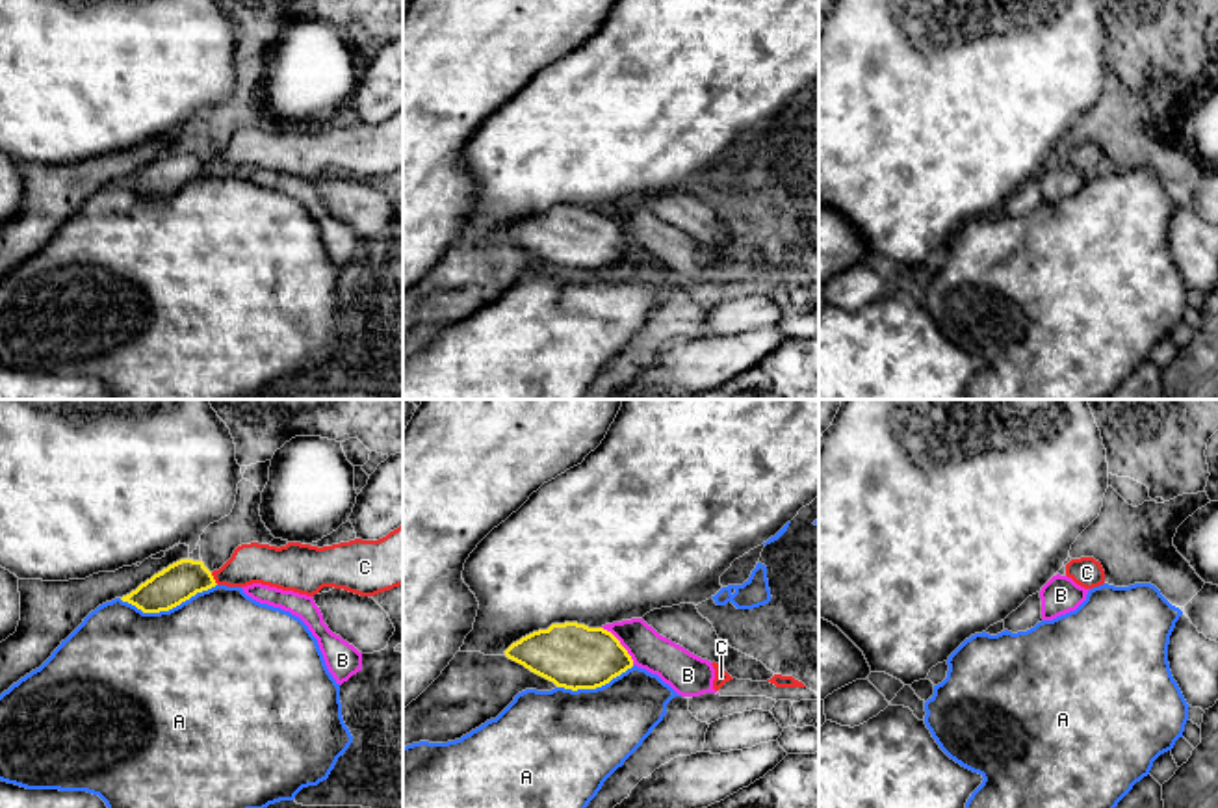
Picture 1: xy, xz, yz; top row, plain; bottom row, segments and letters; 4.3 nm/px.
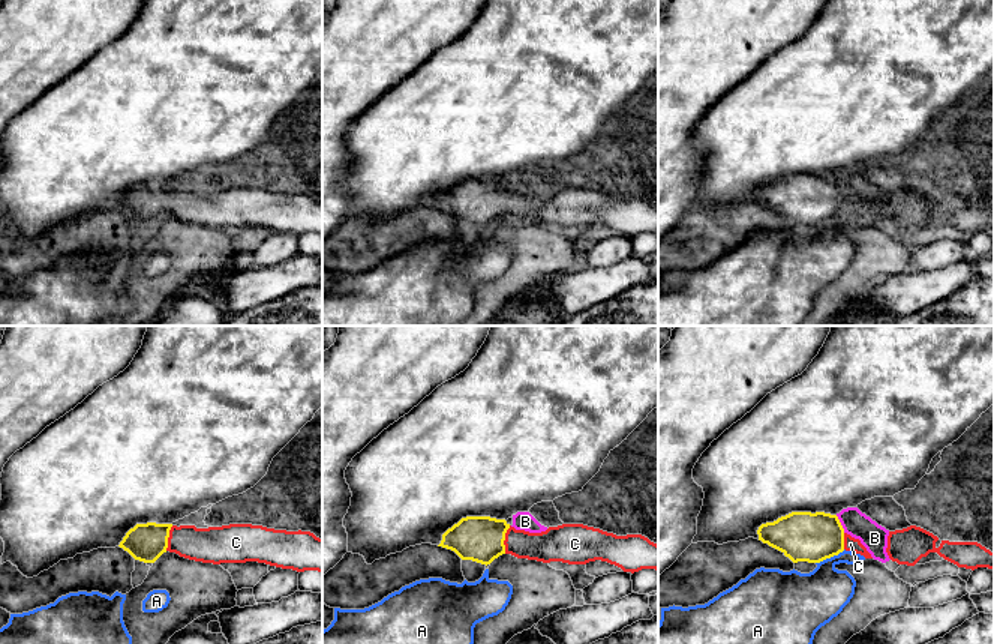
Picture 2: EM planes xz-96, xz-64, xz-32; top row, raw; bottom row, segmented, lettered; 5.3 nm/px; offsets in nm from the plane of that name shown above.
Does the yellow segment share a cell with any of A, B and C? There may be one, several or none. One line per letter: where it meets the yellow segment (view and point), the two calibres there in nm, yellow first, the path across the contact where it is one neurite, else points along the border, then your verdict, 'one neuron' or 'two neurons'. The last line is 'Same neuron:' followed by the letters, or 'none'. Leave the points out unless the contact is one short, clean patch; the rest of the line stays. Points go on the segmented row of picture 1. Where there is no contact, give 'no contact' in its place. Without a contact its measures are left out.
A: contact xy (168, 610); calibres 170 and 500 nm; two neurons
B: contact xz (621, 645); calibres 280 and 170 nm; two neurons
C: contact xy (212, 578); calibres 170 and 180 nm; way xy (179, 582), (184, 578), (212, 578), (233, 574), (251, 563); one neuron
Same neuron: C

